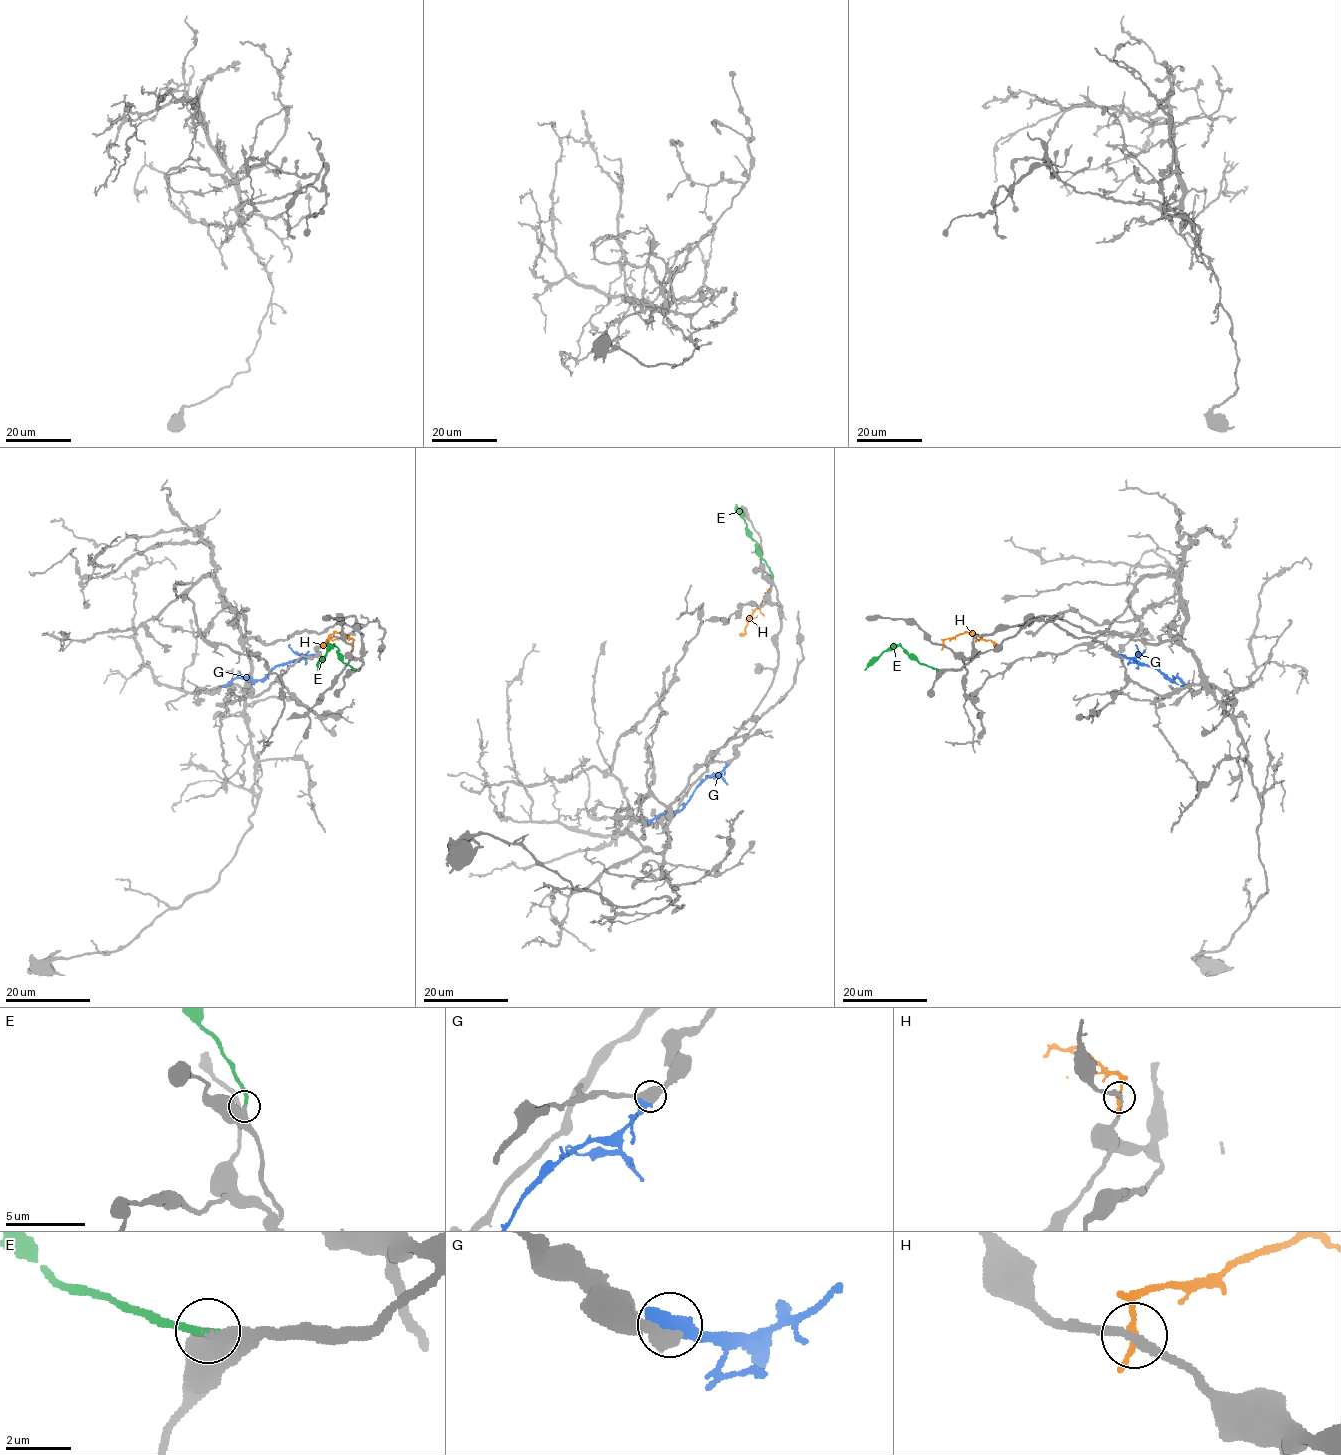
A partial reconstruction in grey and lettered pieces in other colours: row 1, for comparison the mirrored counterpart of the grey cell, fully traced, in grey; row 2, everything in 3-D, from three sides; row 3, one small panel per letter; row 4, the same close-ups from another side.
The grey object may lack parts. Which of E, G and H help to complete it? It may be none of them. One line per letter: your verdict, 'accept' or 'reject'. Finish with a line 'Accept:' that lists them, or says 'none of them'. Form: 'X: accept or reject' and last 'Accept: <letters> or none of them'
E: accept
G: reject
H: reject
Accept: E

